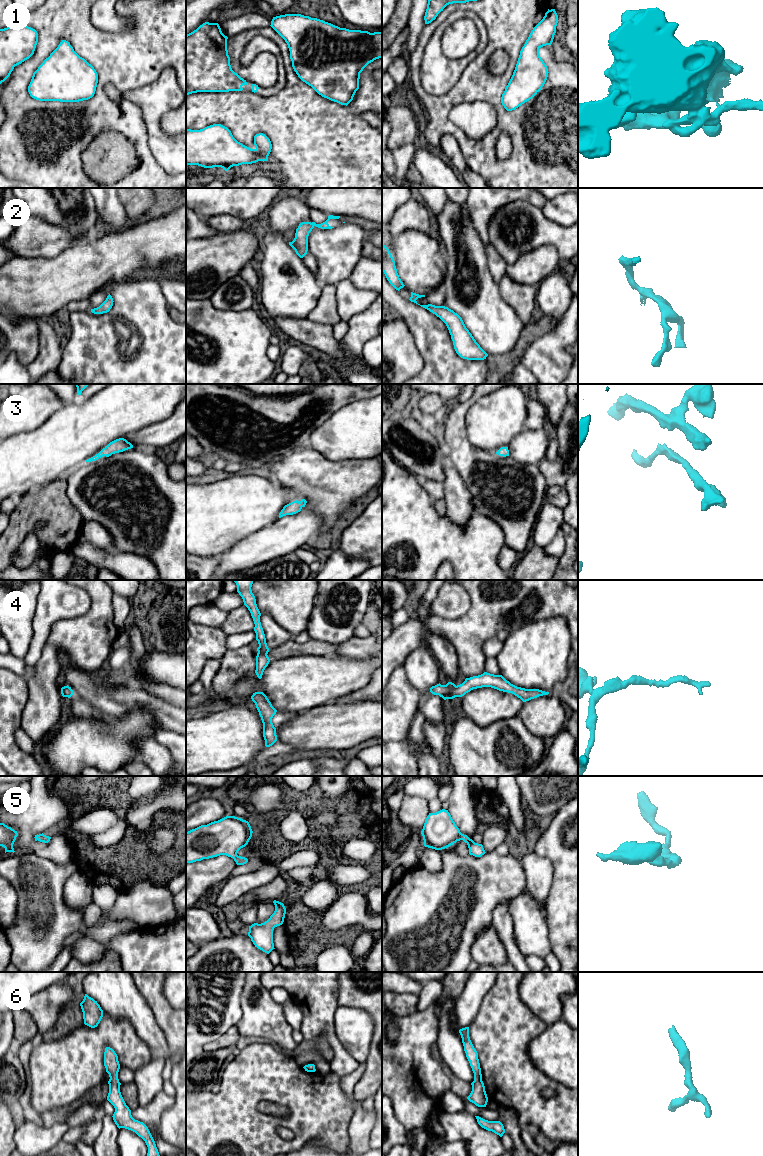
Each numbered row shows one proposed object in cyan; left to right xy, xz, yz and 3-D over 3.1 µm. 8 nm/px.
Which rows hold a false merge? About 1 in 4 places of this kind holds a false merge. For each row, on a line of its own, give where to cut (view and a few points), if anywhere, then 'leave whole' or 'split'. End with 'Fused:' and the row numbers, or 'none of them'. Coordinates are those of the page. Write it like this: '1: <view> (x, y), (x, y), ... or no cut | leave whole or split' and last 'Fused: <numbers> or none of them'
1: no cut | leave whole
2: no cut | leave whole
3: no cut | leave whole
4: no cut | leave whole
5: no cut | leave whole
6: no cut | leave whole
Fused: none of them

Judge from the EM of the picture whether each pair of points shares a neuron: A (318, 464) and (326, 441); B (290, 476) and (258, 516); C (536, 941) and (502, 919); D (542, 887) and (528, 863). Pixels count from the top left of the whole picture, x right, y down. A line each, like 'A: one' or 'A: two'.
A: two
B: two
C: two
D: one

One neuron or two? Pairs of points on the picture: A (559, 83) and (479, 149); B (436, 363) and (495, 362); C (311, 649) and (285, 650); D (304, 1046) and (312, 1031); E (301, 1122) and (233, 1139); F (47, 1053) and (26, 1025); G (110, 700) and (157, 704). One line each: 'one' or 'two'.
A: one
B: two
C: one
D: two
E: one
F: two
G: one

